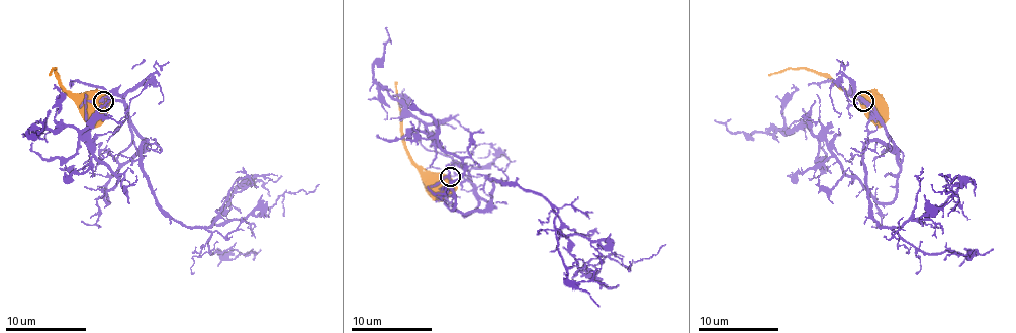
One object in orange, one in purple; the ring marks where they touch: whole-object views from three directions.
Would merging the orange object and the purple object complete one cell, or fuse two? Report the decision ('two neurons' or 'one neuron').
two neurons

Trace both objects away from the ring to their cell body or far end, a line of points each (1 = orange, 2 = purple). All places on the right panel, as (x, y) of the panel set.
1: (862, 102), (881, 102), (876, 106)
2: (862, 102), (903, 155), (889, 202), (879, 202), (849, 176), (833, 149), (807, 127), (732, 133), (714, 120)

